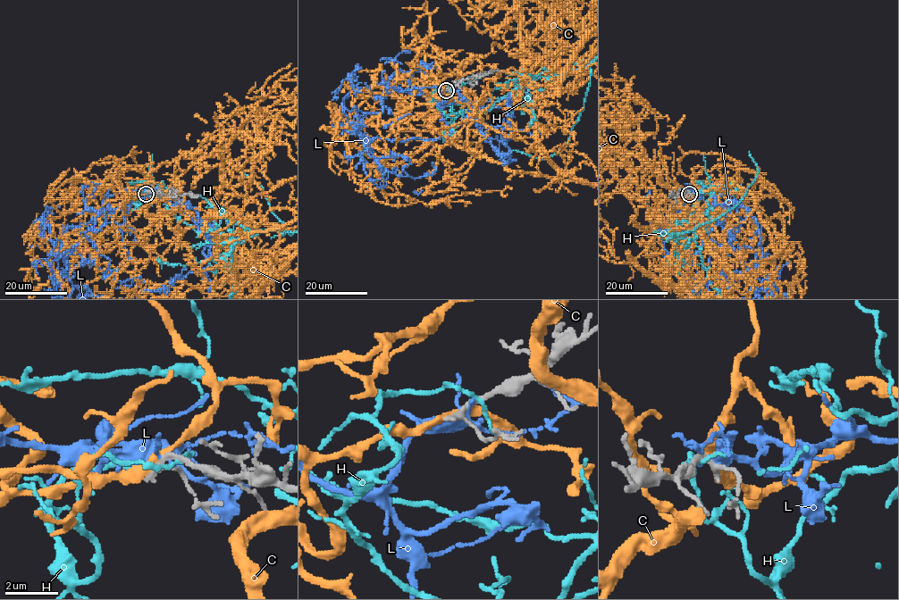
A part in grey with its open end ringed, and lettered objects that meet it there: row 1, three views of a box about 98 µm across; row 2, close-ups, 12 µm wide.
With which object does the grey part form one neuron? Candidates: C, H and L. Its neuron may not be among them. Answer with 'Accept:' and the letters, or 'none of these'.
Accept: none of these

